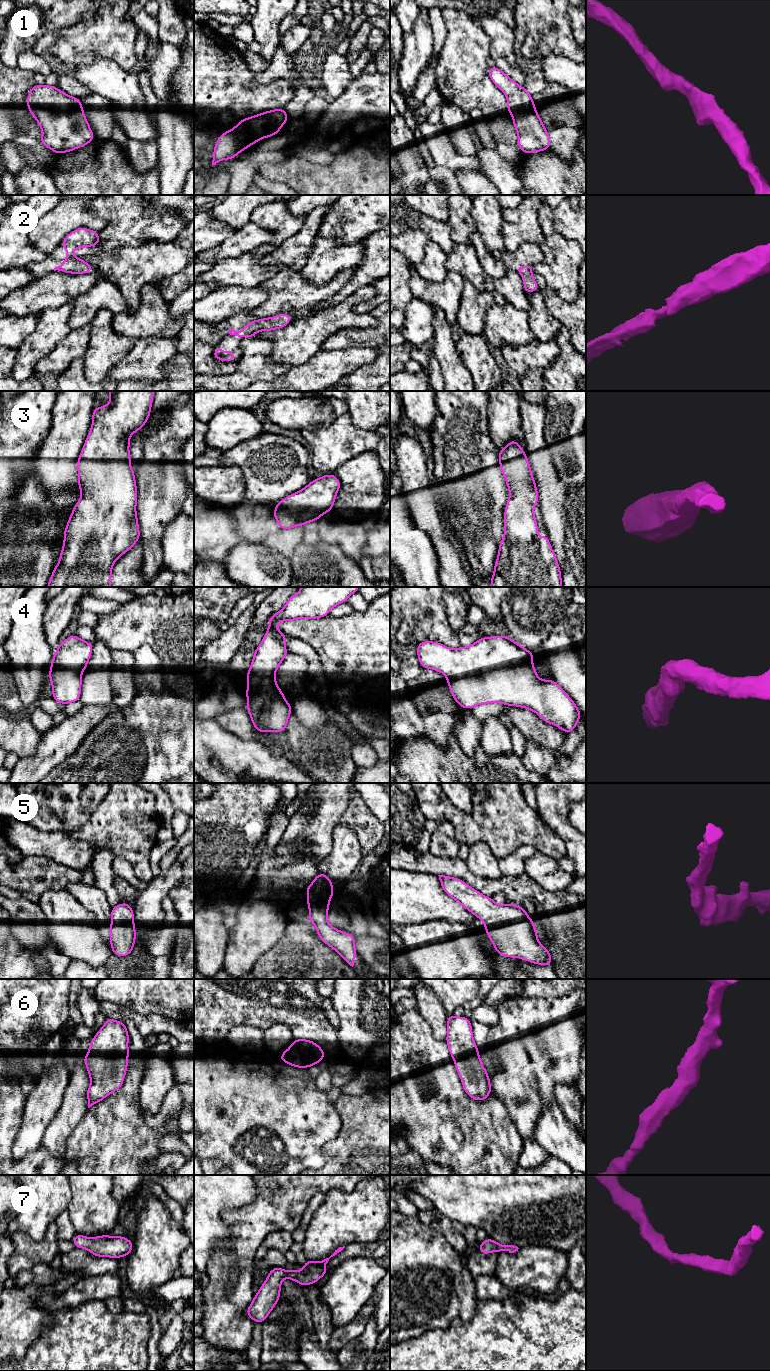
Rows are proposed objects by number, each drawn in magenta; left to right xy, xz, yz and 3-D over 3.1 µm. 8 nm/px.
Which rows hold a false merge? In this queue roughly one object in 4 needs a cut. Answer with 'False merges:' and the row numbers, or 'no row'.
False merges: no row

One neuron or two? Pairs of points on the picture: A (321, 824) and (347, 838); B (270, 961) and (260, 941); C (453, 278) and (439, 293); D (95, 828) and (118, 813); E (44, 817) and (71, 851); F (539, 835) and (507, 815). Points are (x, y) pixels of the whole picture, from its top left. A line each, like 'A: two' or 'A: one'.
A: two
B: two
C: one
D: one
E: two
F: one

